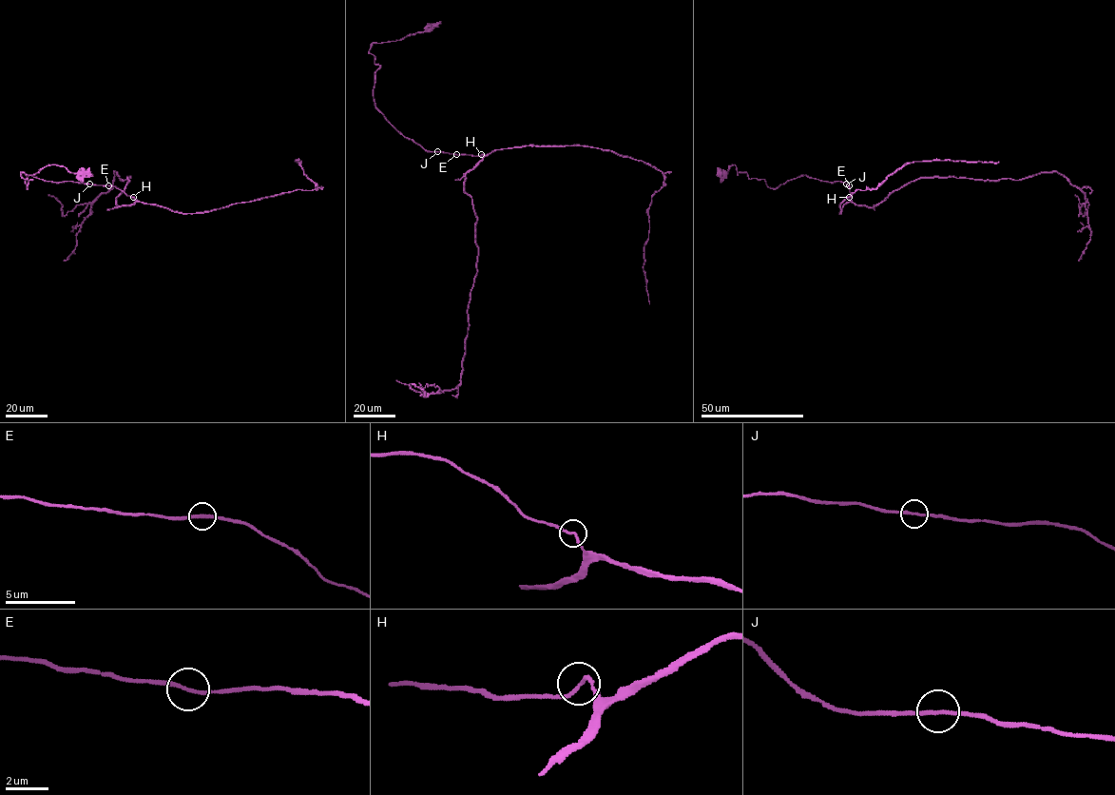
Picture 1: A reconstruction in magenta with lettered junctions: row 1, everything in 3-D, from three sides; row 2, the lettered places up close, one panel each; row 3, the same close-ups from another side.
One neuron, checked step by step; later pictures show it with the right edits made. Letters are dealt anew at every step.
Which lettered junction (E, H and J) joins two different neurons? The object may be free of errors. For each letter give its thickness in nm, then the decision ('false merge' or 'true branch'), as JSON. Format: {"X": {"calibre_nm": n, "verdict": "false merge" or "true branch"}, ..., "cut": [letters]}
{"E": {"calibre_nm": 180, "verdict": "true branch"}, "H": {"calibre_nm": 160, "verdict": "true branch"}, "J": {"calibre_nm": 180, "verdict": "true branch"}, "cut": []}

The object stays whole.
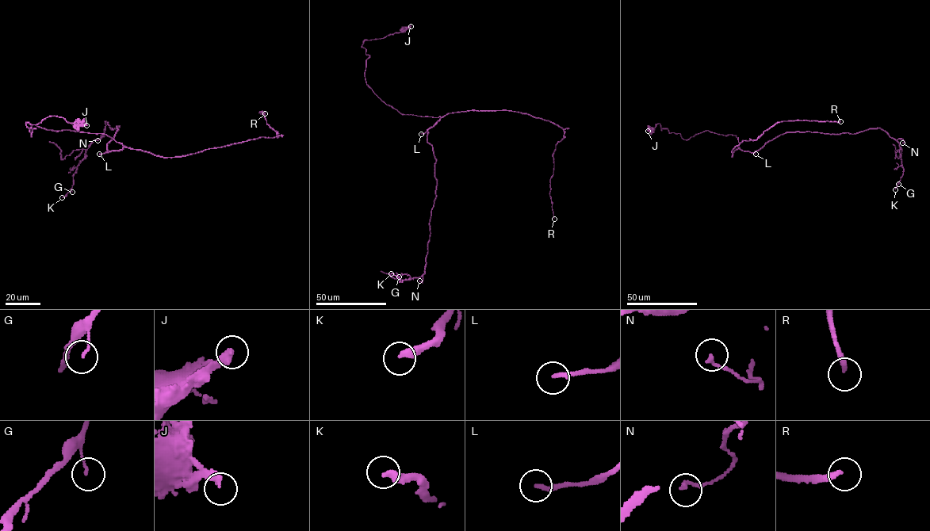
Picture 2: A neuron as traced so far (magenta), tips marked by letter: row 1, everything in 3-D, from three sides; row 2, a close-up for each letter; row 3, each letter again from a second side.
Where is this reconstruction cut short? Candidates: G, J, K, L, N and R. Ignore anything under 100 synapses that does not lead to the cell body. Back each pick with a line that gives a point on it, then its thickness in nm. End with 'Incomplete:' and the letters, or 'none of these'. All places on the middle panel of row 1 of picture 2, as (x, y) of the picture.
R: Place: (554, 219). Thickness 240 nm
Incomplete: R

